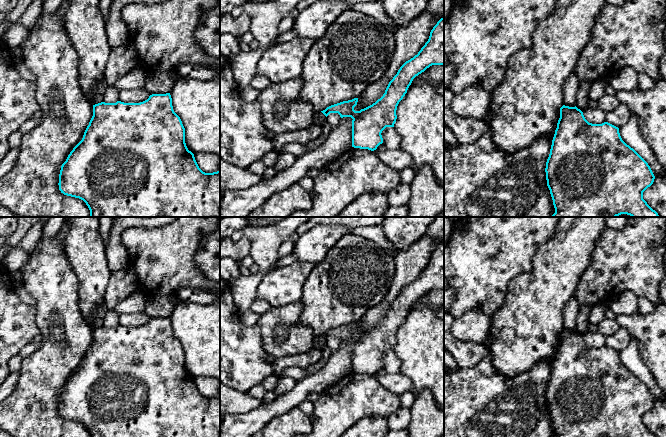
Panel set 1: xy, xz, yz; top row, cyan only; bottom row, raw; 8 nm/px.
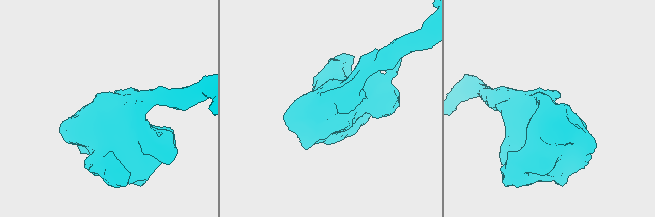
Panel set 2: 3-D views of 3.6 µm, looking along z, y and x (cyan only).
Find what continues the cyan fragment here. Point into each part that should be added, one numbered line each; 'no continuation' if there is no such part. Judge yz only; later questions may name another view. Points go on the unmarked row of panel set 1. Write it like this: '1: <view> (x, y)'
no continuation

